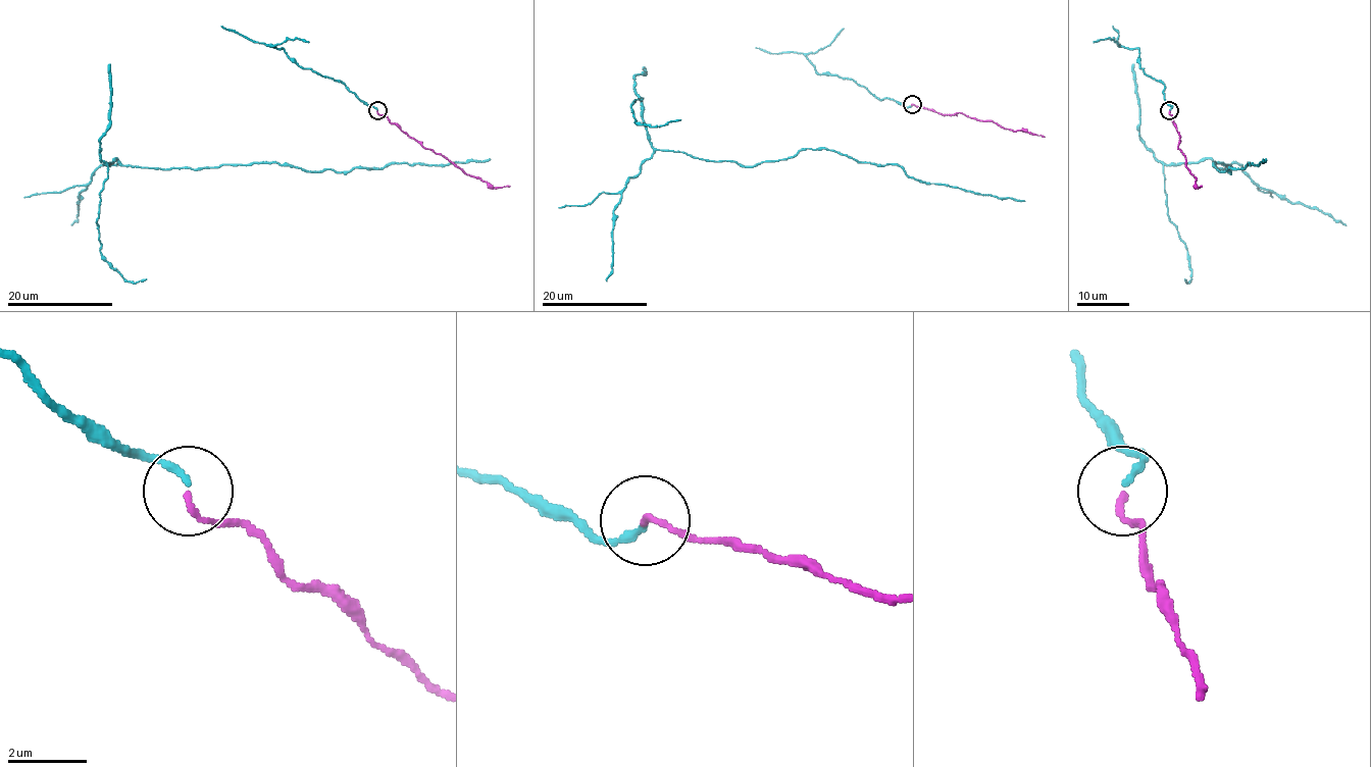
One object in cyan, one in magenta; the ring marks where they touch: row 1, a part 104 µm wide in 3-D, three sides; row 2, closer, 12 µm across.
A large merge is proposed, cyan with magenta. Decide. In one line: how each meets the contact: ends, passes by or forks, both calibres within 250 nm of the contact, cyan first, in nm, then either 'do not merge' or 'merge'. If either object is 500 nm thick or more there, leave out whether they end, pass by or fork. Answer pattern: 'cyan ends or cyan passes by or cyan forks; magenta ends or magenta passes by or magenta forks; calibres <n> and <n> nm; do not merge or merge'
cyan ends; magenta ends; calibres 170 and 140 nm; merge

